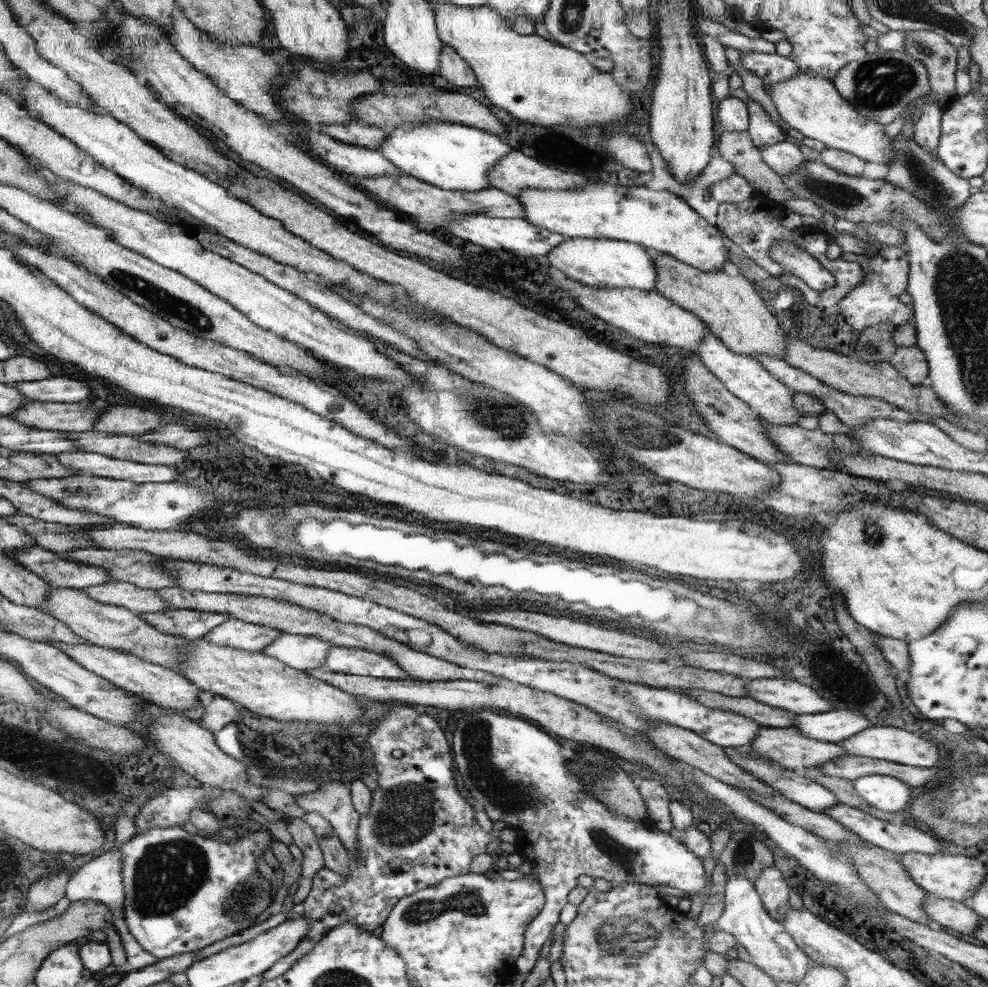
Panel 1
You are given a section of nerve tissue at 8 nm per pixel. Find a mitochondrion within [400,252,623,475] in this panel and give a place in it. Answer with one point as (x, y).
(502, 420)

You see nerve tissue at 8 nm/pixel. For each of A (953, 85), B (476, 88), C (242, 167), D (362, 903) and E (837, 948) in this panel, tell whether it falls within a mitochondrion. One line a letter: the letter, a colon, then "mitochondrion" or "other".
A: other
B: other
C: other
D: other
E: other

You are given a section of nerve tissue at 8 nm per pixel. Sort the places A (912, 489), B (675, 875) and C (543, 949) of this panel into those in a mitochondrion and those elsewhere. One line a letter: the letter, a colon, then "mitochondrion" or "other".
A: other
B: other
C: other

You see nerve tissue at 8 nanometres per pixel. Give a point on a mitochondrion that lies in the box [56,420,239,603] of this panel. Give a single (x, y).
(88, 492)

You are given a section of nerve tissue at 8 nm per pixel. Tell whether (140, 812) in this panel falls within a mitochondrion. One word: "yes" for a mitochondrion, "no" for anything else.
no

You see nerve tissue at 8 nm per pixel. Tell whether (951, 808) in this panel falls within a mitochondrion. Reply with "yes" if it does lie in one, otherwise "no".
yes

